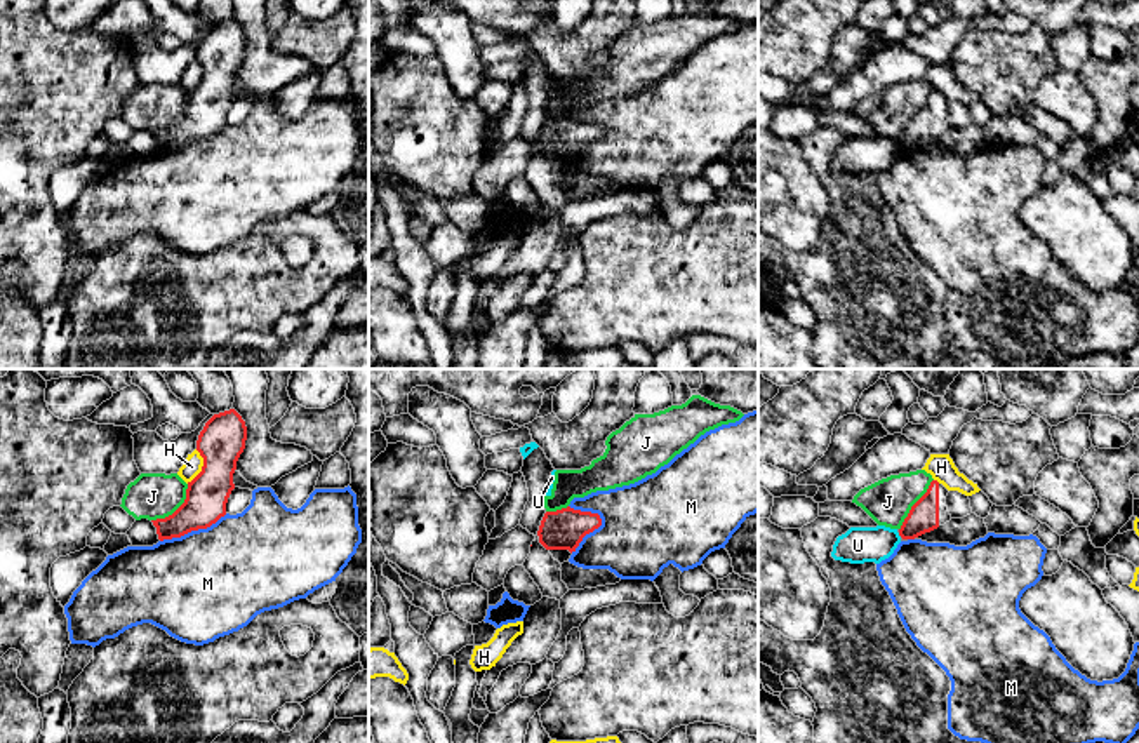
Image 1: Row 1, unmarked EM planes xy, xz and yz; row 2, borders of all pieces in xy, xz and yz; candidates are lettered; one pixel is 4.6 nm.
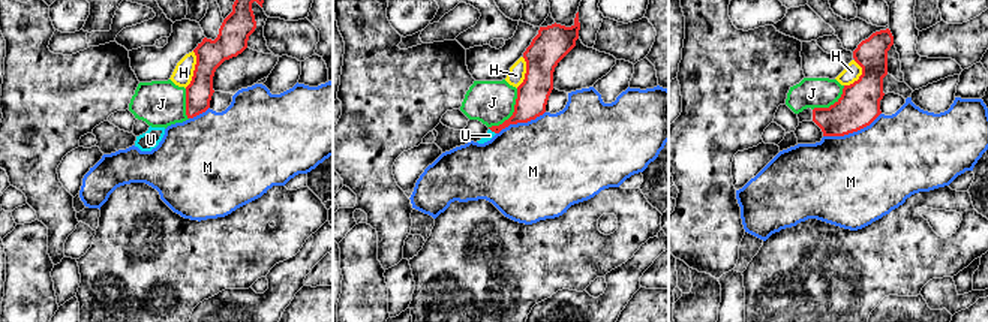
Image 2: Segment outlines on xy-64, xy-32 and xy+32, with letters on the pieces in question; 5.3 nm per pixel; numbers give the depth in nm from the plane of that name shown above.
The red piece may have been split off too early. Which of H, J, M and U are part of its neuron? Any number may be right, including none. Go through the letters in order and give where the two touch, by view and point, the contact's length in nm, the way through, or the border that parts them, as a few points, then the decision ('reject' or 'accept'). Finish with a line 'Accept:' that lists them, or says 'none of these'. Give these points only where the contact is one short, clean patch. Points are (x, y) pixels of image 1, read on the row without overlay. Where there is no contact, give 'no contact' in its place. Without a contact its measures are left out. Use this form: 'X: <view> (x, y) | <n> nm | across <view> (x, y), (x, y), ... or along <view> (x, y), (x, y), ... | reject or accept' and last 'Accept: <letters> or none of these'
H: xy (202, 77) | 170 nm | reject
J: xy (178, 119) | 240 nm | reject
M: xz (590, 141) | 220 nm | reject
U: yz (899, 145) | 30 nm | along yz (898, 143), (901, 147) | reject
Accept: none of these

